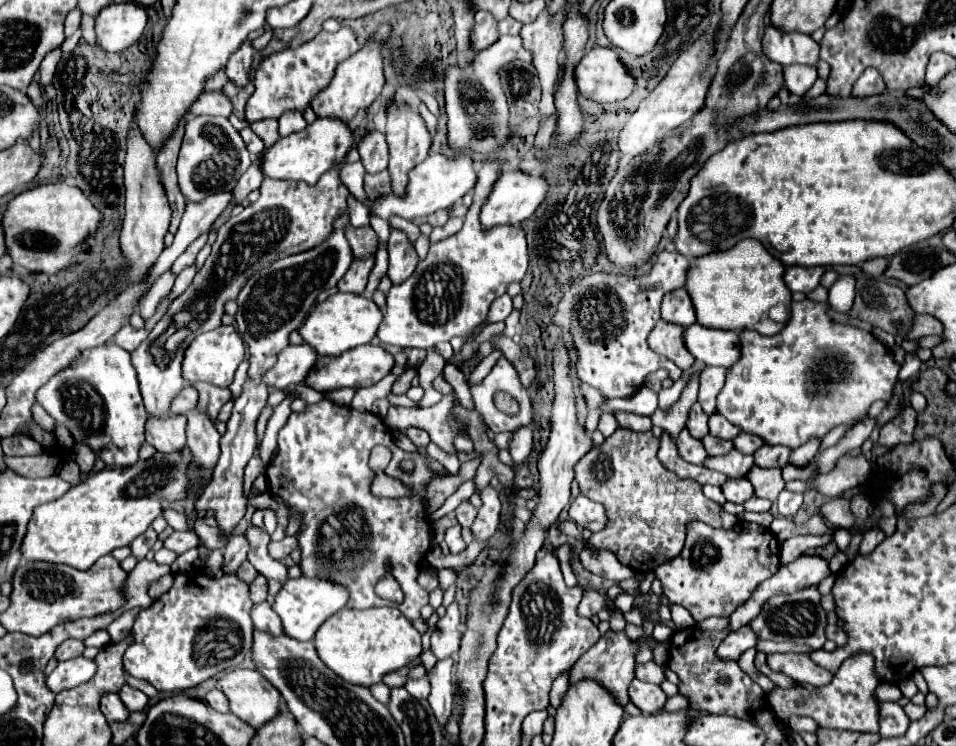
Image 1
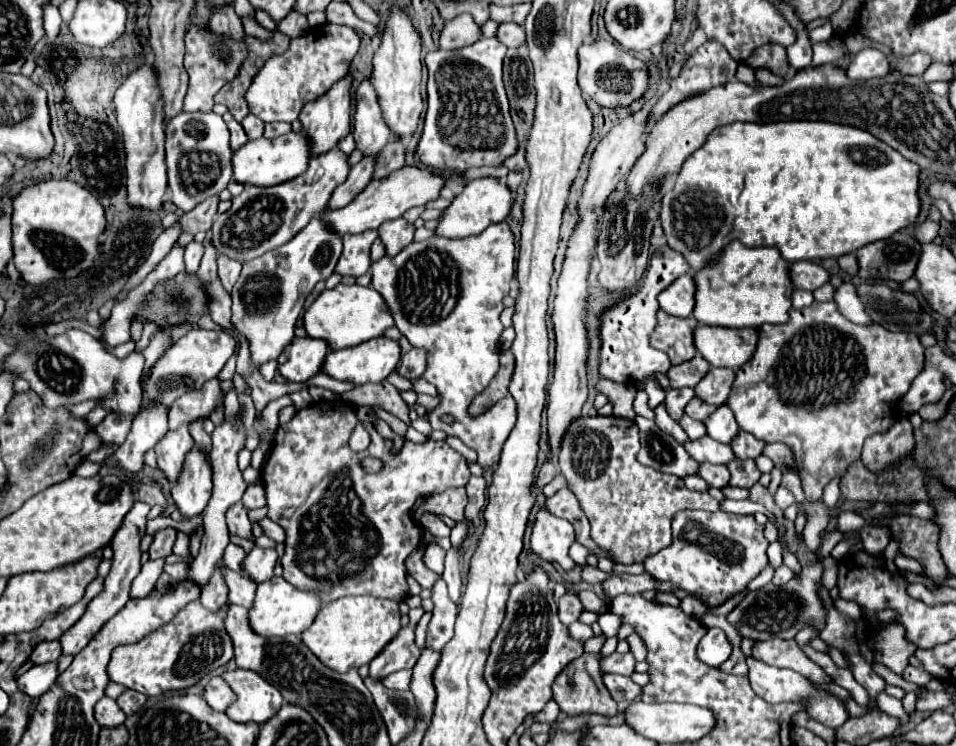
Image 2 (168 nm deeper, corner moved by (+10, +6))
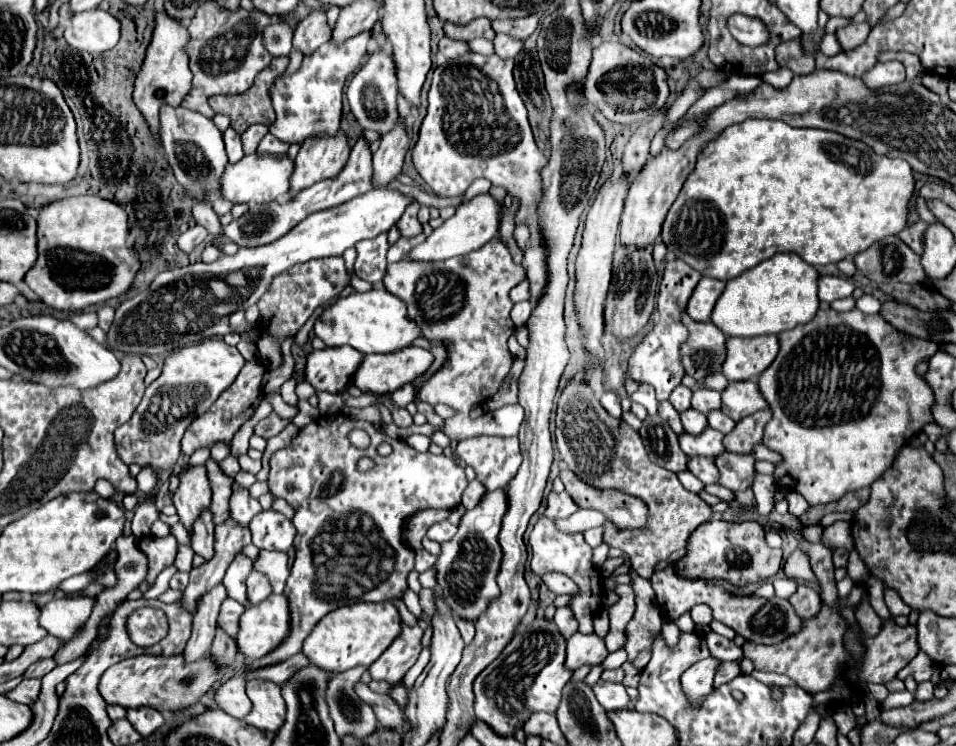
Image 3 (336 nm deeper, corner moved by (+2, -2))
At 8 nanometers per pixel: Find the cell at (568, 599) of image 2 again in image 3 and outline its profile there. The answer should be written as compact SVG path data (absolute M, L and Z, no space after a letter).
M559 608L555 612L555 624L565 638L571 638L577 632L577 620L573 618L573 612L569 608Z

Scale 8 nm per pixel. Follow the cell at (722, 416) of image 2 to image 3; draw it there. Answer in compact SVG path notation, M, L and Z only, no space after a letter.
M721 408L711 410L711 412L707 414L707 422L709 422L709 426L721 430L723 434L727 434L729 430L733 430L733 420L731 420L725 412L721 412Z

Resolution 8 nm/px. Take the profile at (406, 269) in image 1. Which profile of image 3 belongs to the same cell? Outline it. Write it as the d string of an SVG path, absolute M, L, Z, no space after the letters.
M413 200L409 204L409 208L403 212L403 216L399 218L399 222L397 222L397 226L399 226L403 236L417 236L417 234L421 234L421 222L417 220L417 212L419 212L419 202Z

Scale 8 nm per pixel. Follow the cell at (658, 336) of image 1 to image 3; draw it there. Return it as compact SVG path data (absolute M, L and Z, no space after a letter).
M687 314L683 322L689 328L689 338L681 346L685 372L697 382L701 382L707 374L721 372L727 356L725 334L713 322L695 322Z

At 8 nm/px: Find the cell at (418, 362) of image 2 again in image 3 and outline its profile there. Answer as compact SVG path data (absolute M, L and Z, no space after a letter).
M405 384L403 388L395 390L393 394L389 394L389 400L398 406L405 407L411 400L413 400L413 386L411 384Z

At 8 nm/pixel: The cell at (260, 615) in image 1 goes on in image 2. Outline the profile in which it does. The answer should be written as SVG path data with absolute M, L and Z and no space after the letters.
M225 568L225 582L229 586L229 604L237 604L251 610L257 584L245 580L241 572L233 572L229 568Z

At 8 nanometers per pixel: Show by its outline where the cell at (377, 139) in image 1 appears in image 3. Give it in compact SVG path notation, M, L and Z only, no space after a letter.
M377 48L373 54L369 54L367 62L349 82L349 88L347 88L349 106L363 130L371 128L371 130L379 130L381 134L385 134L385 130L391 130L399 122L399 112L397 112L397 102L395 102L397 100L397 76L395 74L397 74L397 68L395 68L393 56Z

